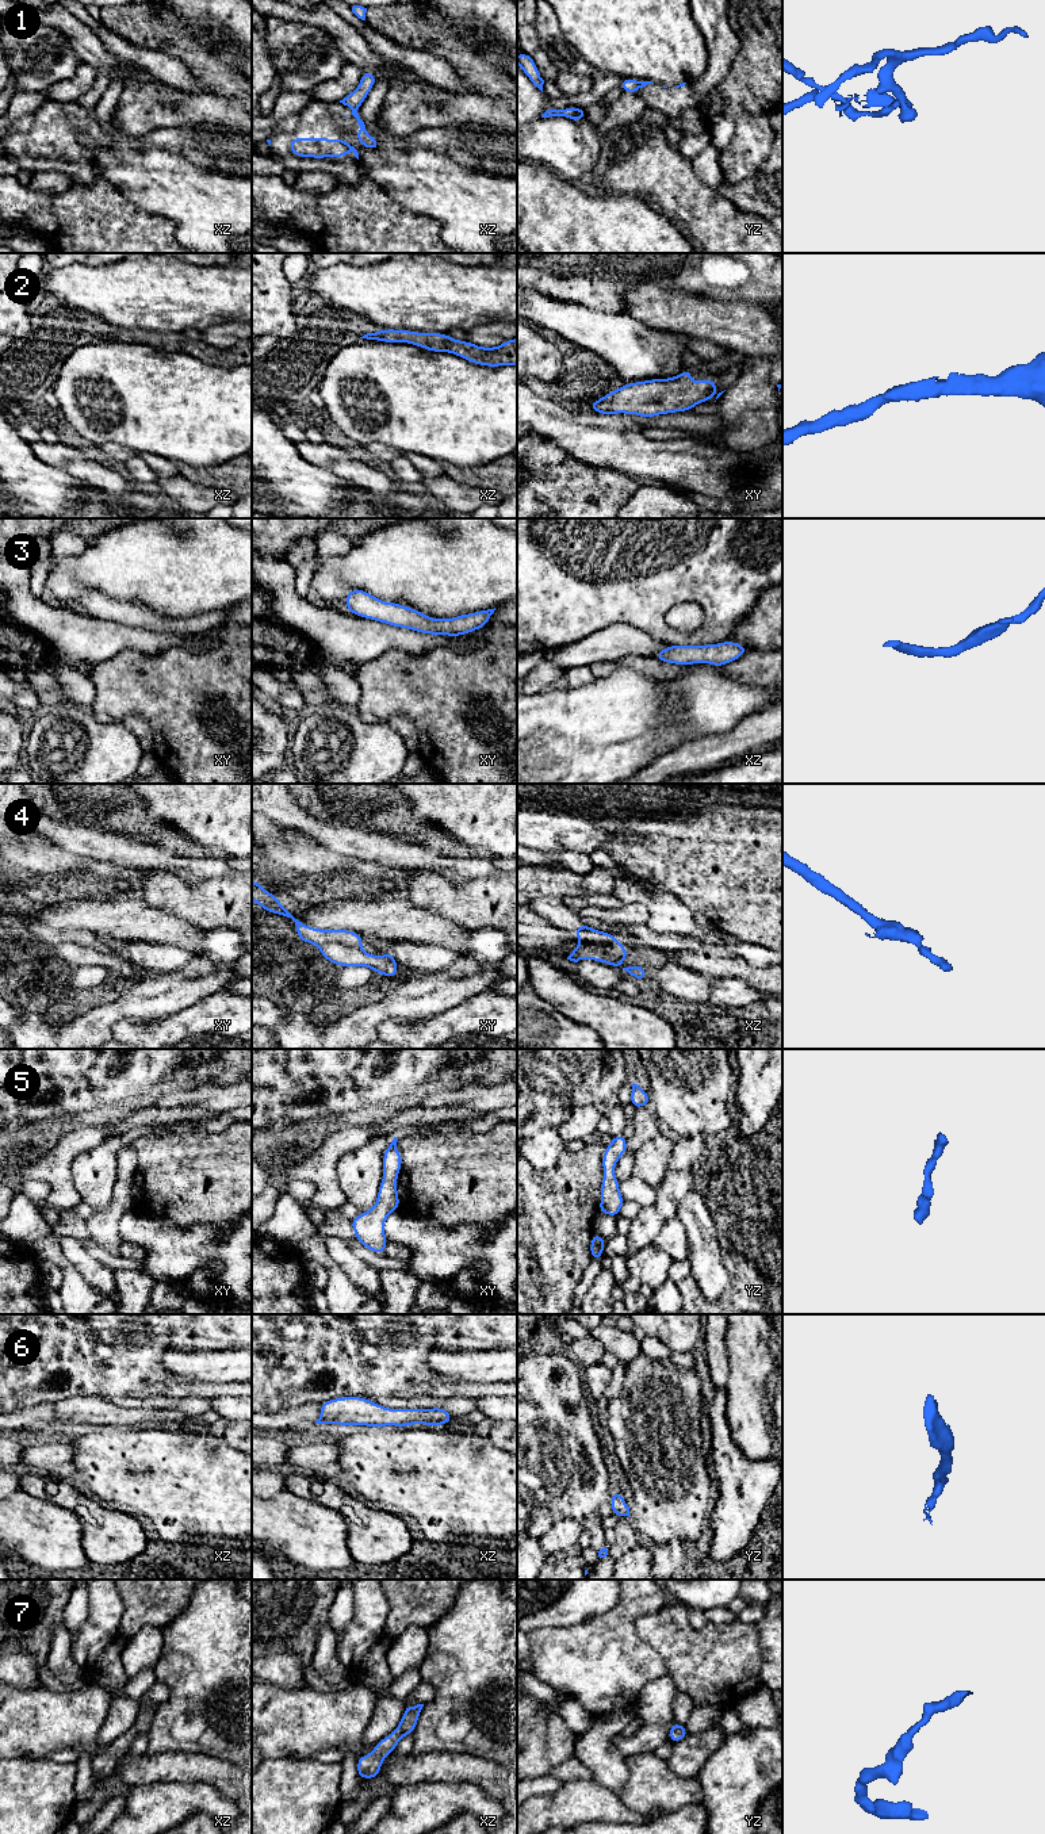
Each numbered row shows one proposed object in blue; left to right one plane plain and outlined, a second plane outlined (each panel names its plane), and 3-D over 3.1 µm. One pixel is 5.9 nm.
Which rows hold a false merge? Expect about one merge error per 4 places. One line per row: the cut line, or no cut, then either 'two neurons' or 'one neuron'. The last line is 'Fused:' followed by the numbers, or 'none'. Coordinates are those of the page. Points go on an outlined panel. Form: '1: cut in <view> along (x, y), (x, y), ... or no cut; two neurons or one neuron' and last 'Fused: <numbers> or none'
1: cut in xz along (353, 108), (356, 111); two neurons
2: no cut; one neuron
3: no cut; one neuron
4: cut in xy along (359, 945), (326, 942), (320, 946); two neurons
5: no cut; one neuron
6: no cut; one neuron
7: no cut; one neuron
Fused: 1, 4

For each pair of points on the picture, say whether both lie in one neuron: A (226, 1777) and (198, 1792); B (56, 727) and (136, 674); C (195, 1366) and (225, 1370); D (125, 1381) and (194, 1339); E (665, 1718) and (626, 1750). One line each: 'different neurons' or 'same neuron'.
A: different neurons
B: different neurons
C: same neuron
D: same neuron
E: same neuron

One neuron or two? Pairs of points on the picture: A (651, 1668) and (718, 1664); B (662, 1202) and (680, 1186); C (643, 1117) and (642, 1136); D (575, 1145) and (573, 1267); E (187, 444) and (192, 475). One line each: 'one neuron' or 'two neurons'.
A: two neurons
B: one neuron
C: one neuron
D: two neurons
E: two neurons

